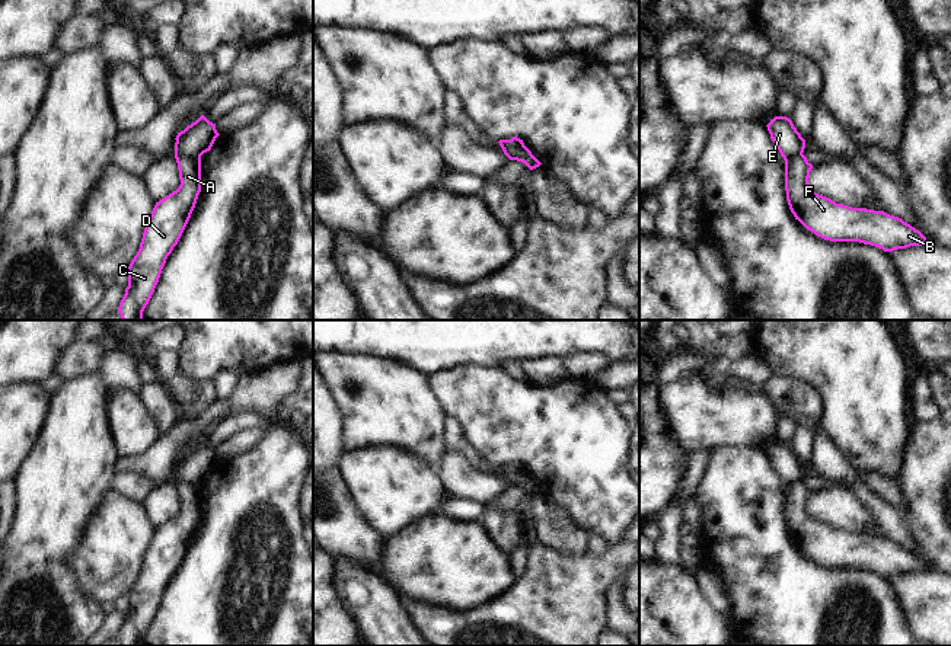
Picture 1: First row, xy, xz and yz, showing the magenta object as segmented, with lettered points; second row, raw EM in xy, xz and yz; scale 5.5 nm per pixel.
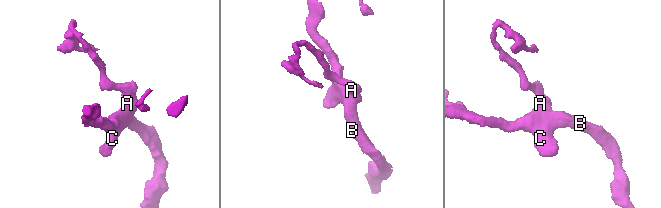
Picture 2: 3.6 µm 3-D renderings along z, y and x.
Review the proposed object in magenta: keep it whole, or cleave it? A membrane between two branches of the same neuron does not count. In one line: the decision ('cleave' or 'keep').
cleave

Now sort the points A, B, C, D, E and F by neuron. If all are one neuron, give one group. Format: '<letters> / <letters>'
A B C D F / E

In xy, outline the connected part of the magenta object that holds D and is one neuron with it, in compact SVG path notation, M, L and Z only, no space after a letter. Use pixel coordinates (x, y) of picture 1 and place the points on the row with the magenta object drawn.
M175 156L181 185L156 202L140 249L128 266L128 287L119 303L122 320L143 320L167 256L178 244L201 192L201 157Z

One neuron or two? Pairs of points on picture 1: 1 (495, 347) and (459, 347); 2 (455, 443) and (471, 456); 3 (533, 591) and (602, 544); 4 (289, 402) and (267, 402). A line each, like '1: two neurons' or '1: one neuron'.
1: one neuron
2: one neuron
3: two neurons
4: two neurons

